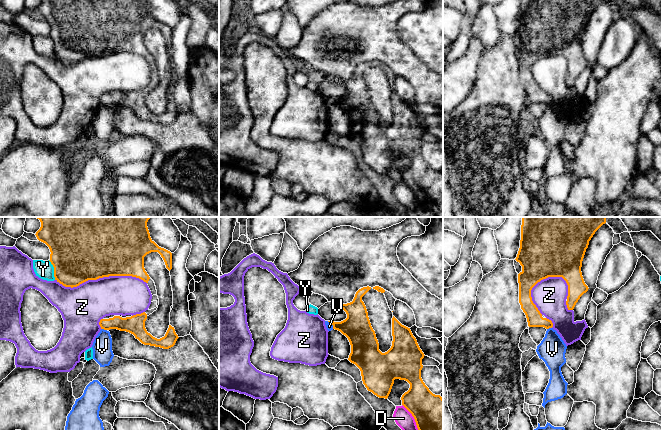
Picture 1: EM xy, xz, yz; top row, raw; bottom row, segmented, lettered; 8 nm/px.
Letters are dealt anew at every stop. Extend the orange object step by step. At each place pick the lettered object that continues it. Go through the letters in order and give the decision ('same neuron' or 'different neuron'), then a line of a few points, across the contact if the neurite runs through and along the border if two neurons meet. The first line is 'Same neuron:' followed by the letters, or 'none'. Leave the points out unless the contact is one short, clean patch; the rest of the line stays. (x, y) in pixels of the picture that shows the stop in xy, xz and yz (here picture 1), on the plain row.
Same neuron: none
D: different neuron
V: different neuron; line xy (101, 104), (106, 106)
Y: different neuron
Z: different neuron

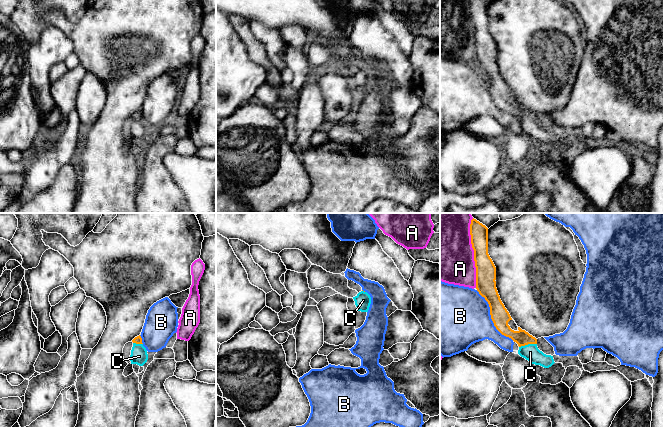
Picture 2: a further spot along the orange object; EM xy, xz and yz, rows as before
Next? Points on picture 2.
Same neuron: C
A: different neuron
B: different neuron
C: same neuron; line yz (521, 113), (527, 120), (530, 128)

